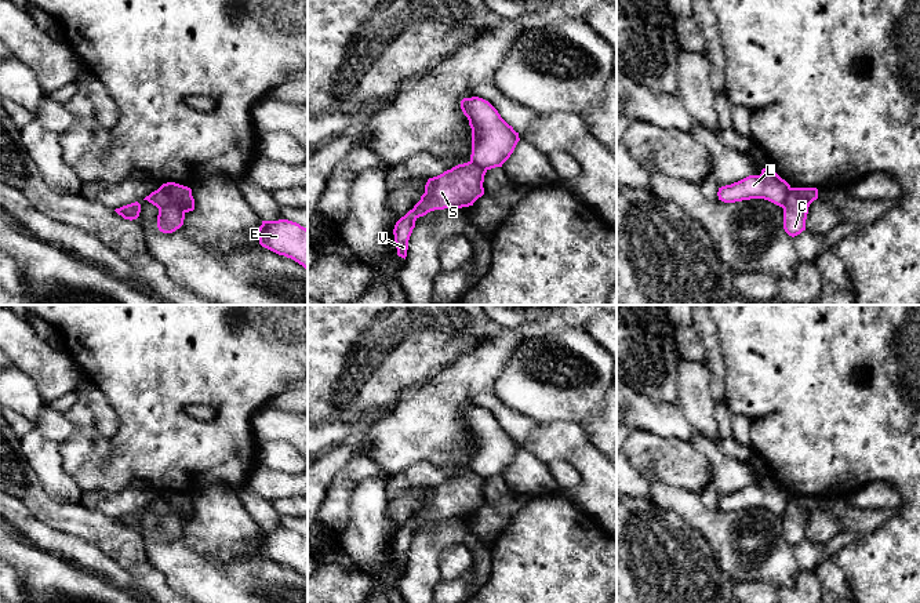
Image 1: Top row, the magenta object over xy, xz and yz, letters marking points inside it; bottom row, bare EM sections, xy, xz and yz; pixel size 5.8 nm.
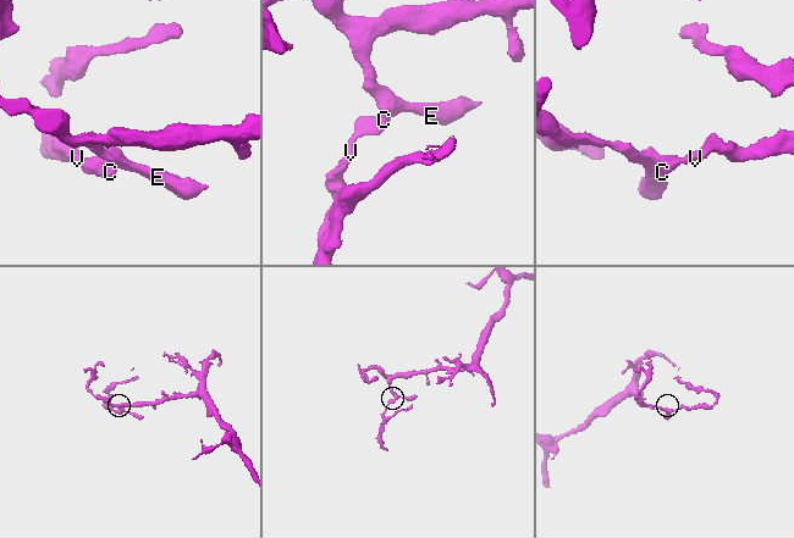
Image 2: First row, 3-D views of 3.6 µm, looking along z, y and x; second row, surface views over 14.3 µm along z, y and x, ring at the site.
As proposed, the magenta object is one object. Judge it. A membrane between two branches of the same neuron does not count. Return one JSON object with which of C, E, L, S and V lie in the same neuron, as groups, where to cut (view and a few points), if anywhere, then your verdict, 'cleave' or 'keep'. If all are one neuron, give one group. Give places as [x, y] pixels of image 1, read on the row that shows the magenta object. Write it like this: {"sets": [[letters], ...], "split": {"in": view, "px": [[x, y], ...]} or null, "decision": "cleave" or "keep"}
{"sets": [["C", "S", "V"], ["E", "L"]], "split": {"in": "xy", "px": [[162, 185], [184, 213]]}, "decision": "cleave"}

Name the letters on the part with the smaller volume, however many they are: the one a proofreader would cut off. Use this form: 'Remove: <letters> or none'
Remove: C, S, V

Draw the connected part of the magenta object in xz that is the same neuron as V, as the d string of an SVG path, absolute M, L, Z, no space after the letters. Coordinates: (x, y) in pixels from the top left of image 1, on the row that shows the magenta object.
M468 161L429 178L421 200L394 225L393 235L397 255L406 259L408 240L419 217L434 210L473 206L484 195L483 182L486 172L484 168Z

